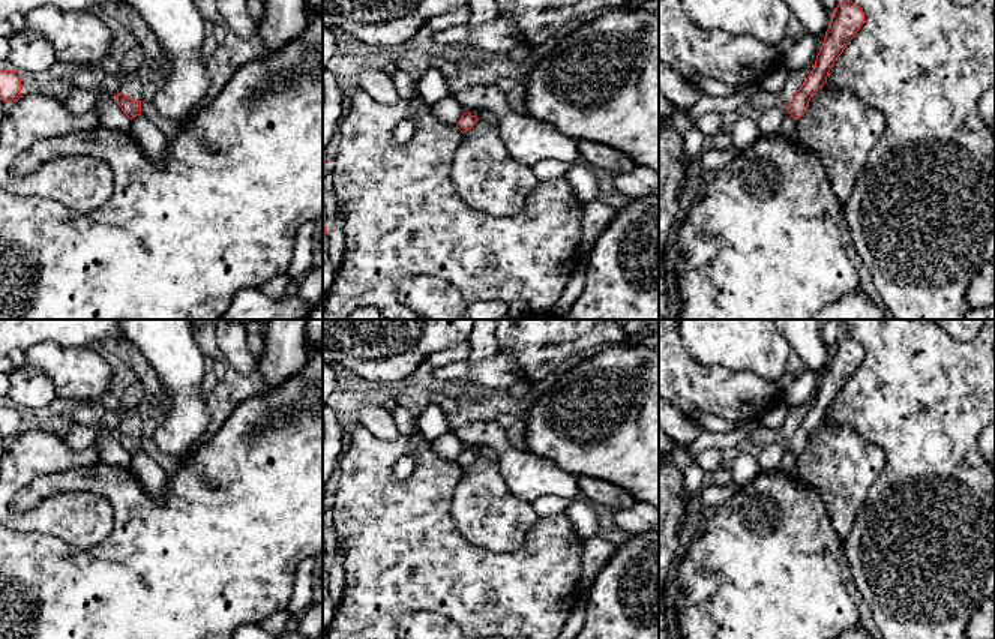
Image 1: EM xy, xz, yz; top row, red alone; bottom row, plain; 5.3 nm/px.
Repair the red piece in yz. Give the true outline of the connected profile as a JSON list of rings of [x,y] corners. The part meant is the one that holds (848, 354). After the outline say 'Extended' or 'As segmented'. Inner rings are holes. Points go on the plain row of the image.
[[[849,336],[837,340],[816,392],[813,406],[785,442],[792,454],[798,456],[806,448],[810,434],[827,418],[831,402],[863,360],[864,348],[860,342]]]. As segmented

